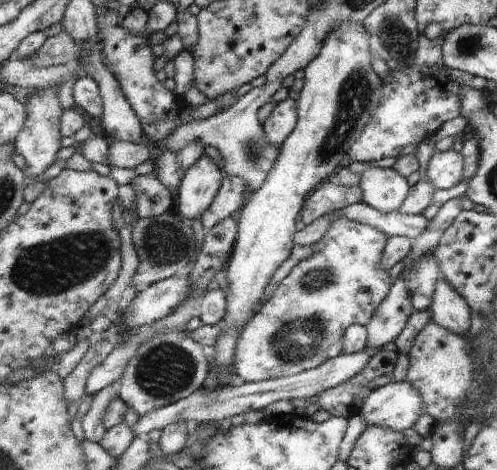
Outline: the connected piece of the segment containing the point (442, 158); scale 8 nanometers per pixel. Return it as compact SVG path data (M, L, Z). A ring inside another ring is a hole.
M457 150L435 152L427 162L427 175L439 190L457 186L464 173L465 155Z

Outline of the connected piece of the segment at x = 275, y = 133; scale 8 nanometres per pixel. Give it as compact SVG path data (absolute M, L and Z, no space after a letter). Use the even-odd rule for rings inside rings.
M287 98L279 102L263 125L265 134L271 140L271 144L280 149L297 128L298 120L298 104L296 100Z

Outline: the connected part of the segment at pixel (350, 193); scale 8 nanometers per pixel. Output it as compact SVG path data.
M334 179L325 180L311 194L308 194L301 220L306 225L311 225L328 213L337 212L357 202L364 202L359 185L342 186Z

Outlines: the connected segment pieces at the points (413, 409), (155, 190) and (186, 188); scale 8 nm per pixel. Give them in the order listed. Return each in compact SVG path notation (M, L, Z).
M395 381L375 390L359 416L367 427L376 425L403 431L414 428L424 409L424 397L412 383Z
M137 175L132 182L137 188L139 216L154 218L172 211L173 198L155 175Z
M206 154L188 168L181 183L177 213L184 220L201 218L213 204L219 188L223 184L224 170Z

